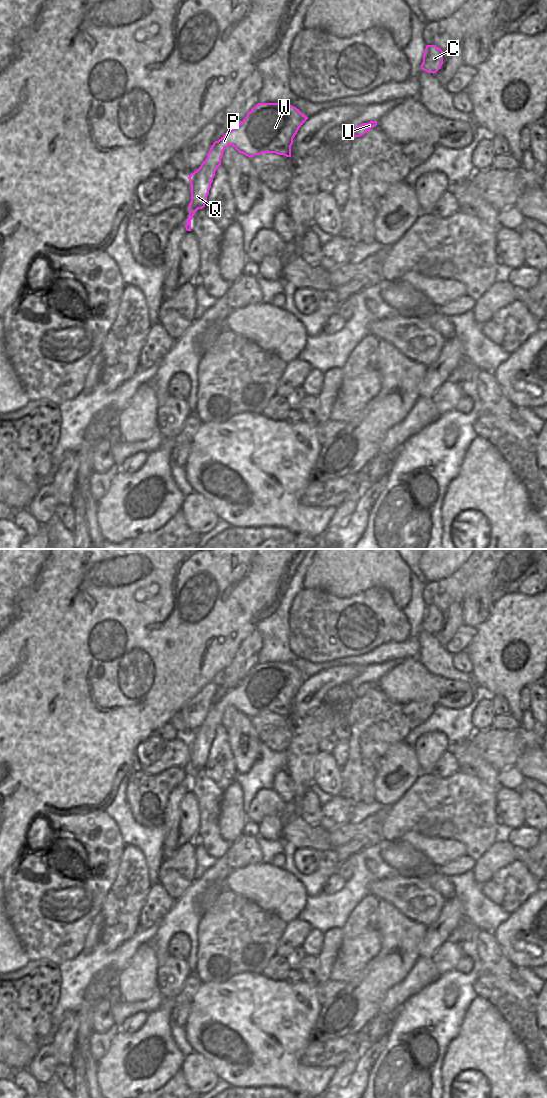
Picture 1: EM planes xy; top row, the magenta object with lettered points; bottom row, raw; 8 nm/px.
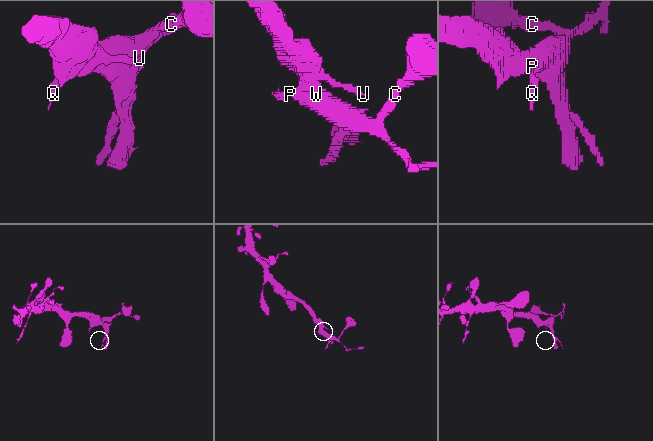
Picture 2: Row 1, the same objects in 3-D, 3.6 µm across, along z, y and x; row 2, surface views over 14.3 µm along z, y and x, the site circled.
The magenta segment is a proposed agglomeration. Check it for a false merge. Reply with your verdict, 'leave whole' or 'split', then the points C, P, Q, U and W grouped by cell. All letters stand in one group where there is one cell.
leave whole | C P Q U W

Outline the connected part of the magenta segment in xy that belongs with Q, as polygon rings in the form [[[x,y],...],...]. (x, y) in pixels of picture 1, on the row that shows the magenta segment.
[[[258,103],[234,129],[227,131],[218,141],[215,141],[207,154],[207,158],[188,177],[191,184],[191,202],[188,208],[189,218],[185,225],[186,230],[191,231],[191,220],[195,212],[205,207],[215,172],[221,165],[221,158],[226,147],[232,145],[239,153],[248,157],[262,153],[276,153],[291,157],[293,138],[307,119],[308,117],[299,109],[286,103]]]

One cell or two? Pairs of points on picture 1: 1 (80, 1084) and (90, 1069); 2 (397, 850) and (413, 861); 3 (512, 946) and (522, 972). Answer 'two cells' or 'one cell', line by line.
1: two cells
2: one cell
3: two cells

